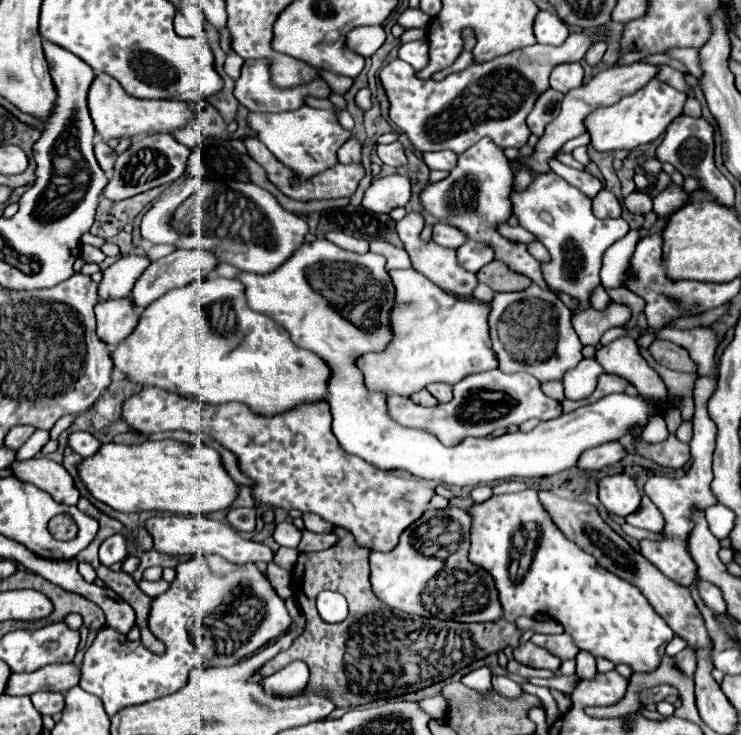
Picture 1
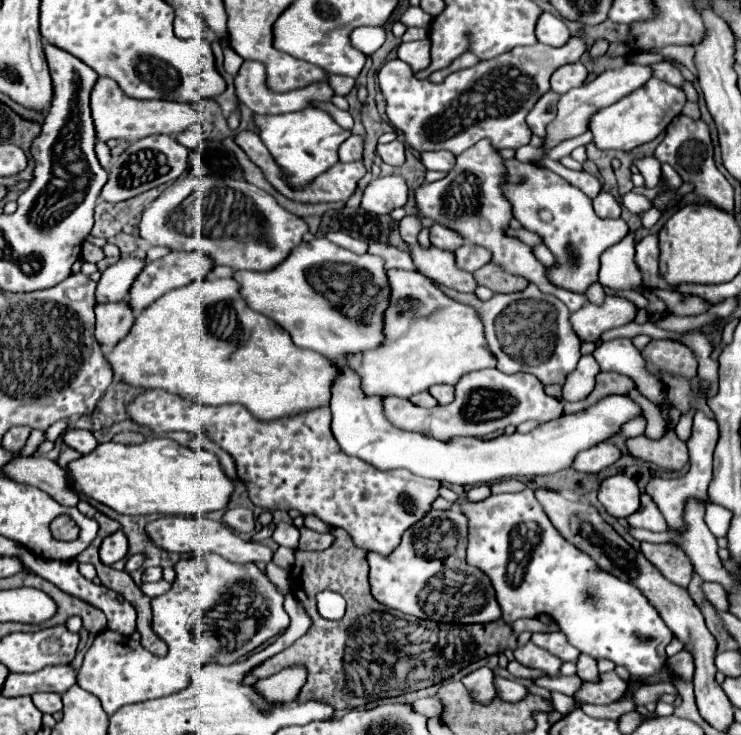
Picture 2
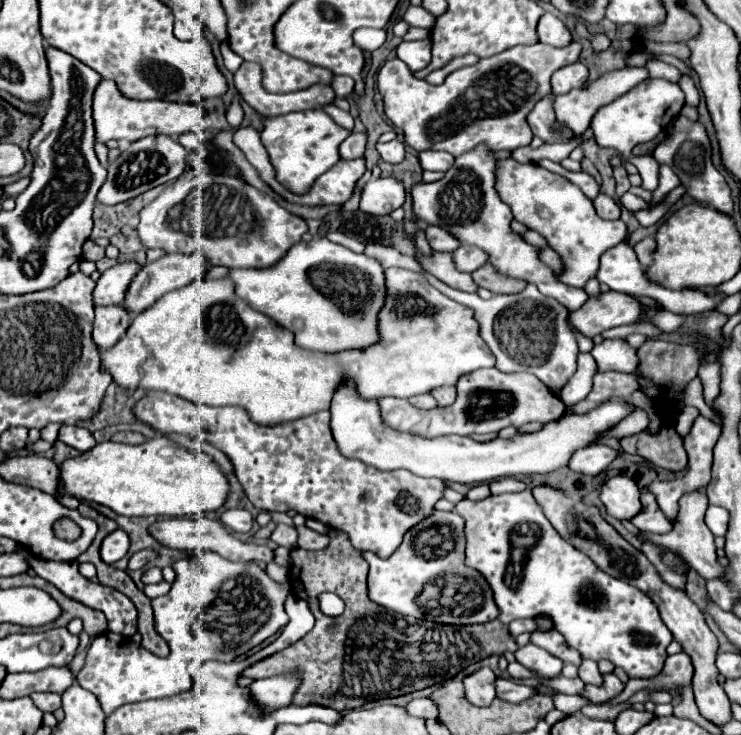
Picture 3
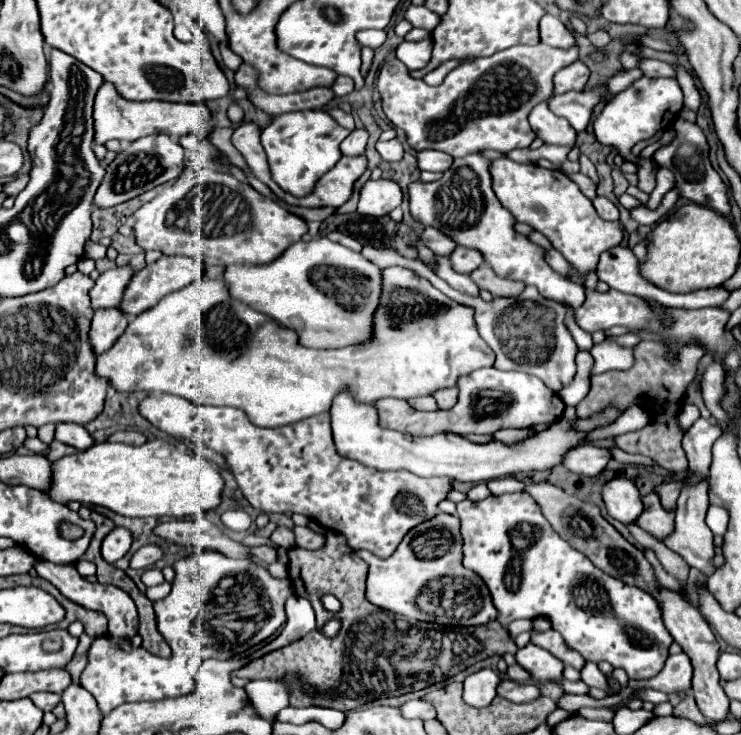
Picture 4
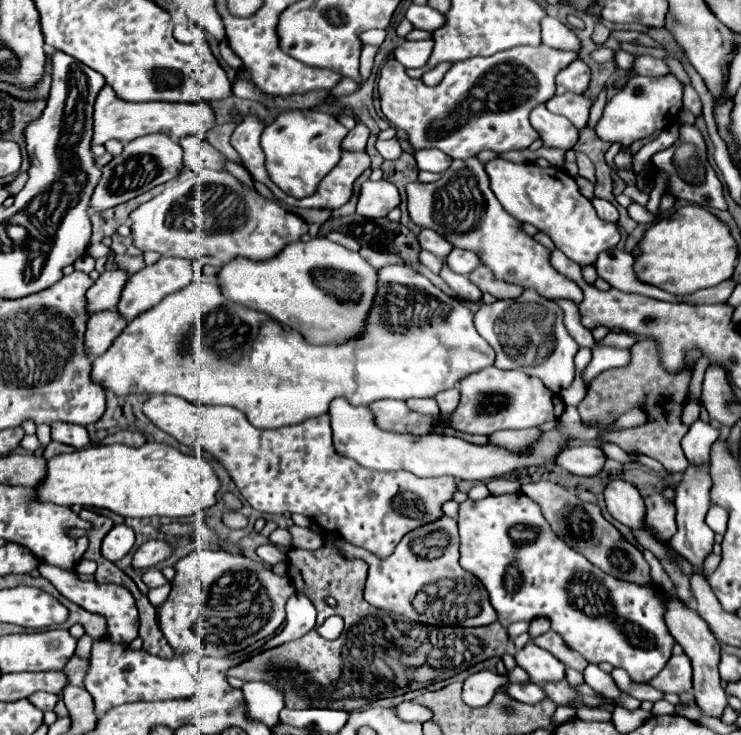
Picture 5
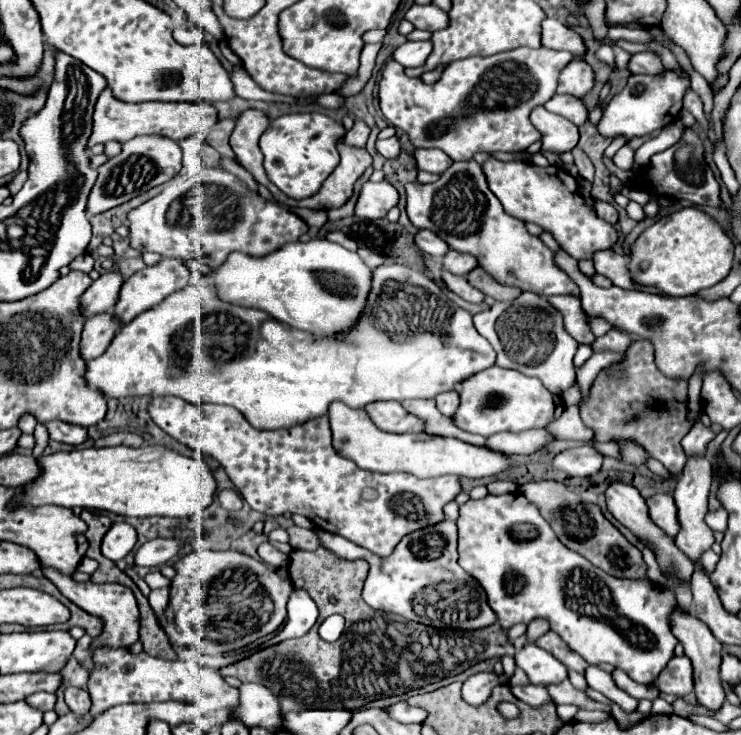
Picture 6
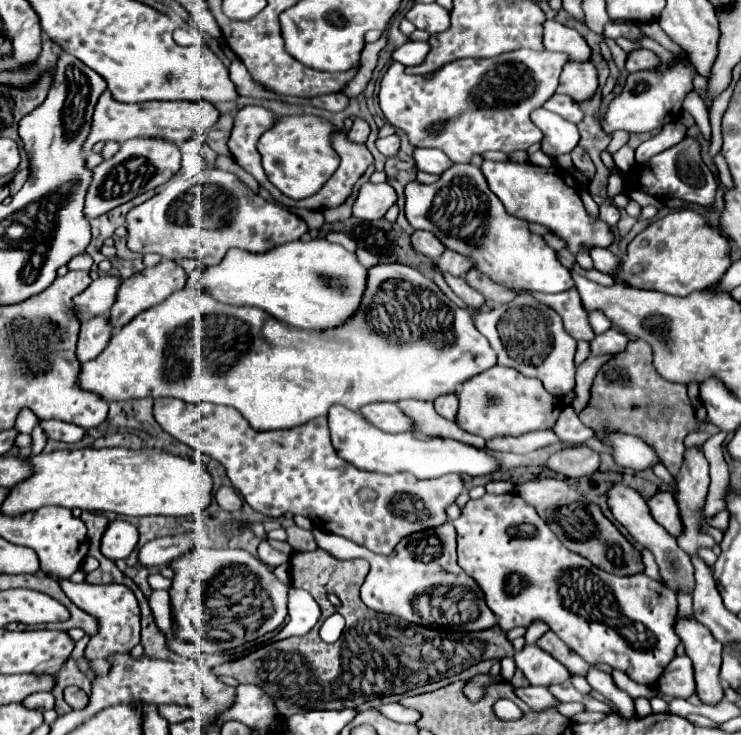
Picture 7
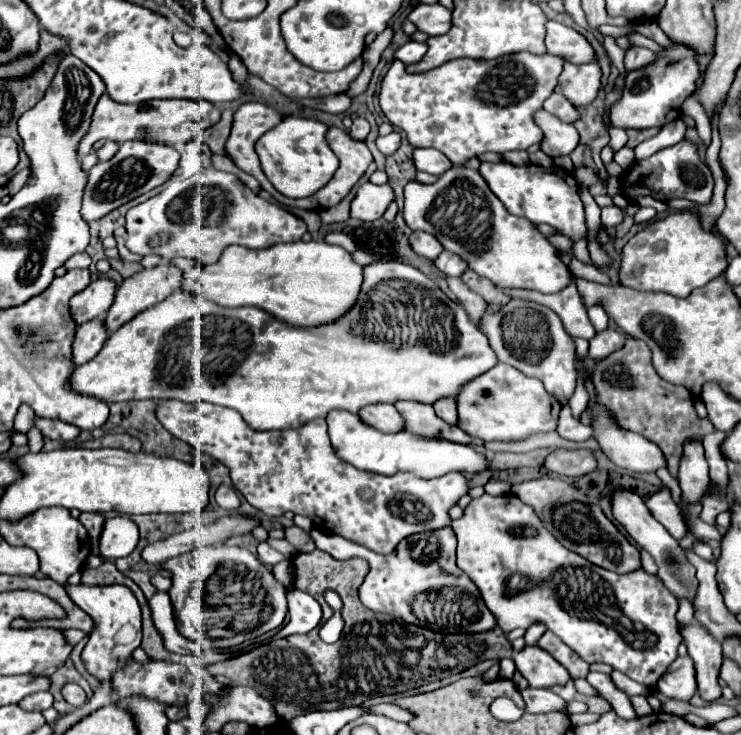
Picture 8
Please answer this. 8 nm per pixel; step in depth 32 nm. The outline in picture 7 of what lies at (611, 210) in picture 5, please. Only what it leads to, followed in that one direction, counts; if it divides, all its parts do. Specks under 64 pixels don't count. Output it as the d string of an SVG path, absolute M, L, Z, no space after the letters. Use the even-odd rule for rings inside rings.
M600 206L600 220L604 220L608 226L616 226L620 220L620 210L616 206Z

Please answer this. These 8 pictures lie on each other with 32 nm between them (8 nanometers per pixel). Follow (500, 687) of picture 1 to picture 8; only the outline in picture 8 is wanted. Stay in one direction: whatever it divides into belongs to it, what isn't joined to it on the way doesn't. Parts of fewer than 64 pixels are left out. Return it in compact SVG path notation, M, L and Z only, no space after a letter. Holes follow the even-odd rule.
M526 688L520 690L524 702L526 702L526 710L532 714L550 714L550 712L566 712L566 700L562 700L558 694L554 694L552 690L546 688Z

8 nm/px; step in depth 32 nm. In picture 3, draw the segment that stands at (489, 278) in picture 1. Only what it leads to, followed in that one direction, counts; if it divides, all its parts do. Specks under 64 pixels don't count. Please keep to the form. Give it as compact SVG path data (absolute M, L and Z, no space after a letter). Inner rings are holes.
M490 264L480 266L472 272L472 280L480 286L490 290L492 294L518 294L526 288L522 280L512 280L510 276L500 276Z

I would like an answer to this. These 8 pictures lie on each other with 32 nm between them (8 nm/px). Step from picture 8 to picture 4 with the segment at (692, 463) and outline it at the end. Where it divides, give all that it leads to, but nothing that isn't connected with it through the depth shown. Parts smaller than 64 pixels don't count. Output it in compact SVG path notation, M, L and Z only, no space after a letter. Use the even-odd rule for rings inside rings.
M702 478L700 482L684 484L680 490L678 502L676 502L676 530L672 536L668 536L664 540L664 544L670 550L674 550L676 554L680 554L688 566L698 568L706 576L710 576L714 572L714 566L710 564L710 560L712 560L712 556L715 556L714 534L704 522L708 506L710 506L710 502L708 502L708 478L706 480Z

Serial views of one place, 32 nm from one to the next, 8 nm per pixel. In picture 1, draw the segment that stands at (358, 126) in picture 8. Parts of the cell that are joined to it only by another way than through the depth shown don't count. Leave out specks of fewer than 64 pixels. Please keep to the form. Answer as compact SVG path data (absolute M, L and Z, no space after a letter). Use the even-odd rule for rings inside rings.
M348 138L342 148L338 150L338 160L342 164L352 164L352 162L360 162L360 156L362 156L362 144L358 138Z

